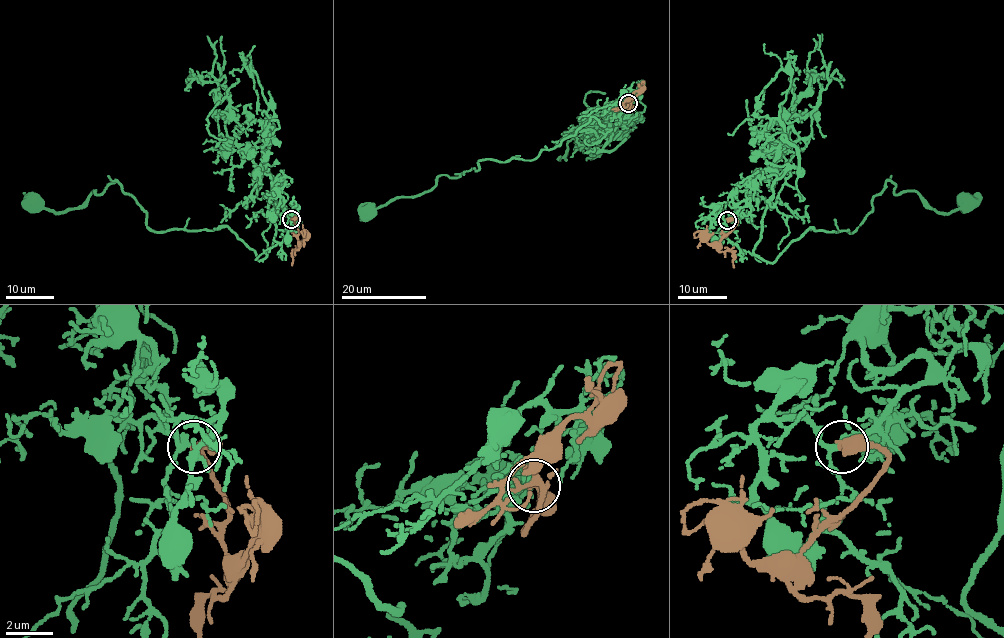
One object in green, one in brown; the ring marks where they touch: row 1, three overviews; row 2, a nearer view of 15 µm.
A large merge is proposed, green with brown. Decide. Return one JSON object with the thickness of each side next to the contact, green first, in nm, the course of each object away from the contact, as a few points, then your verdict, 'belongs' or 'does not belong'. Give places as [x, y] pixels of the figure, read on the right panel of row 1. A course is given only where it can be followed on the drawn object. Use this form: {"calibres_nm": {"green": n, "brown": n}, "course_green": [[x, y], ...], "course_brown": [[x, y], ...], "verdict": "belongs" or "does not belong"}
{"calibres_nm": {"green": 200, "brown": 420}, "course_green": [[727, 219], [774, 174], [768, 262], [810, 228], [854, 233], [887, 180], [942, 213], [969, 204]], "course_brown": [[727, 219], [734, 219], [736, 226], [719, 242], [720, 249], [733, 254], [733, 268]], "verdict": "belongs"}

